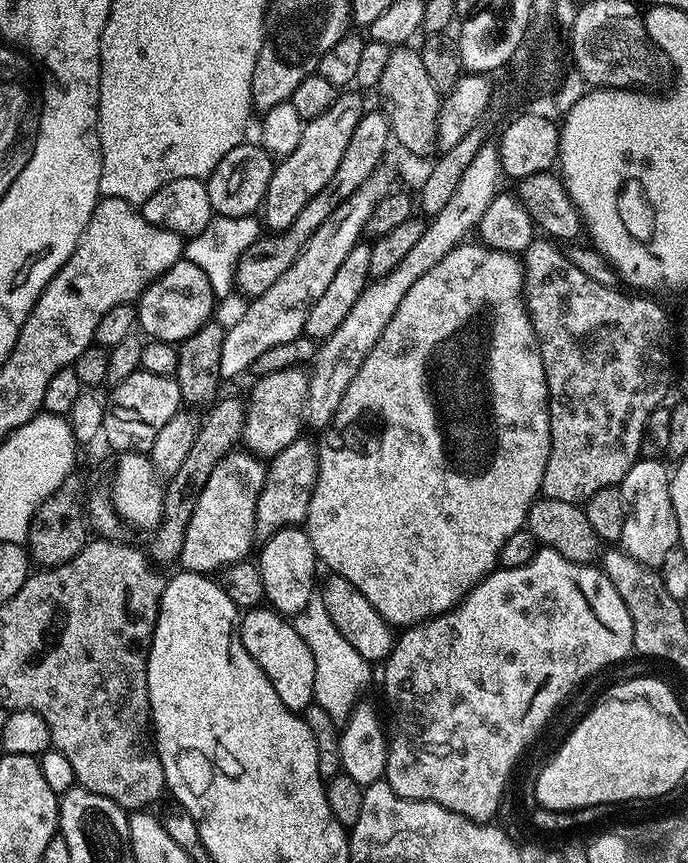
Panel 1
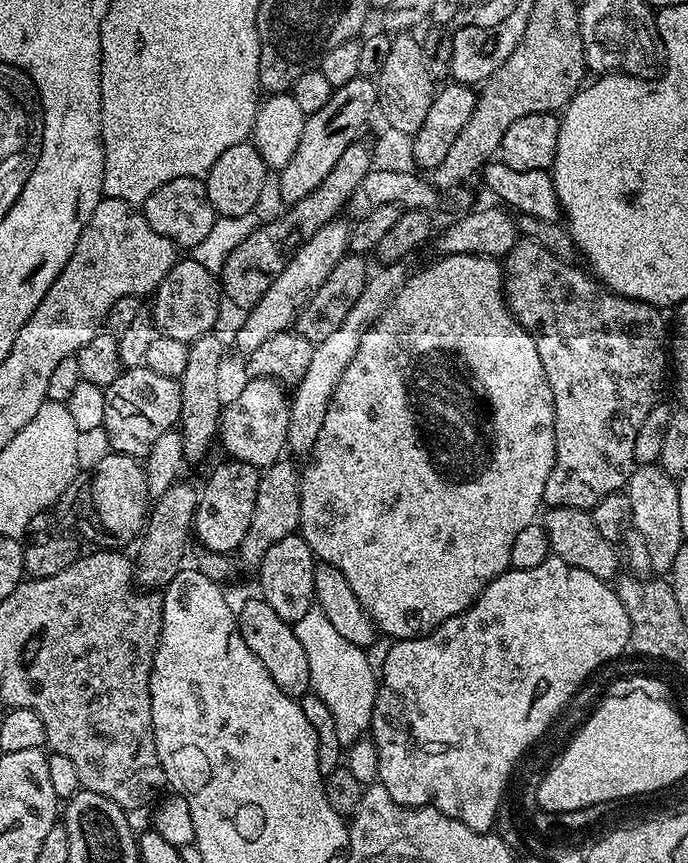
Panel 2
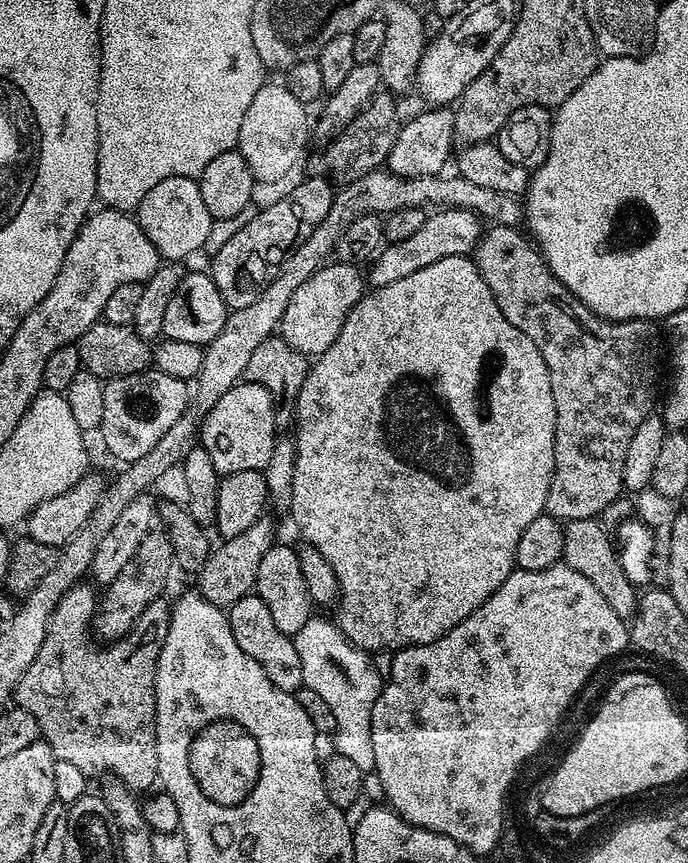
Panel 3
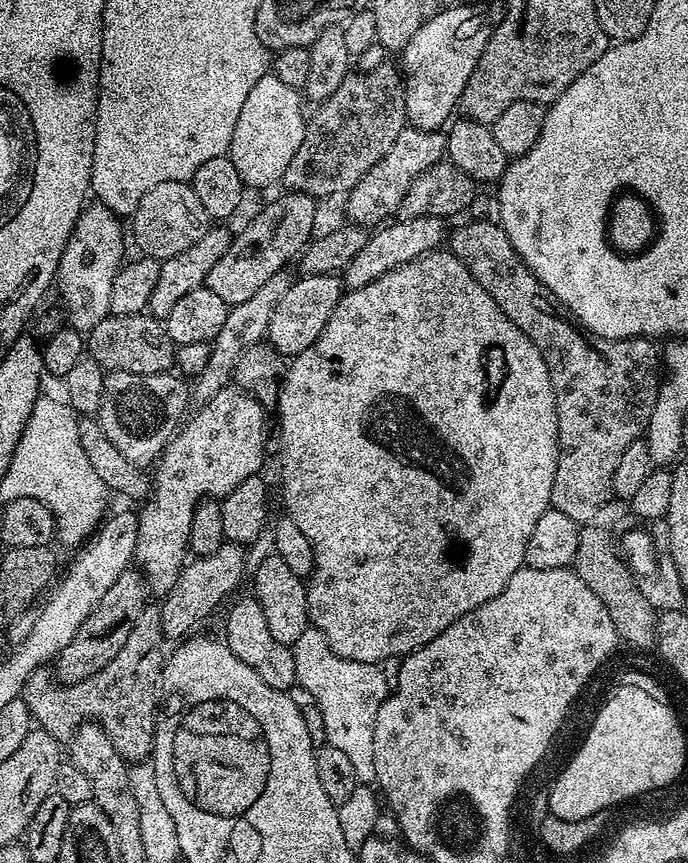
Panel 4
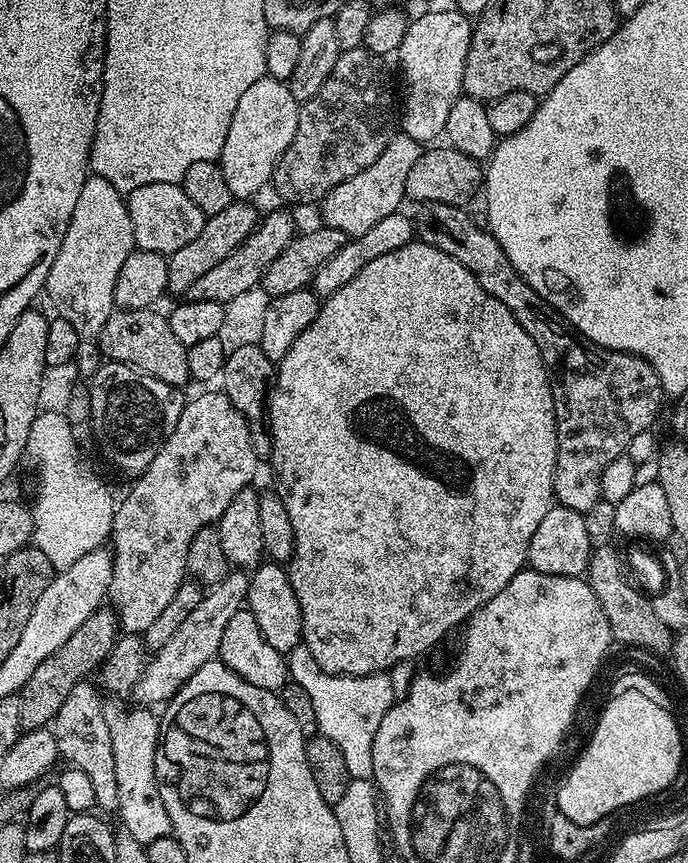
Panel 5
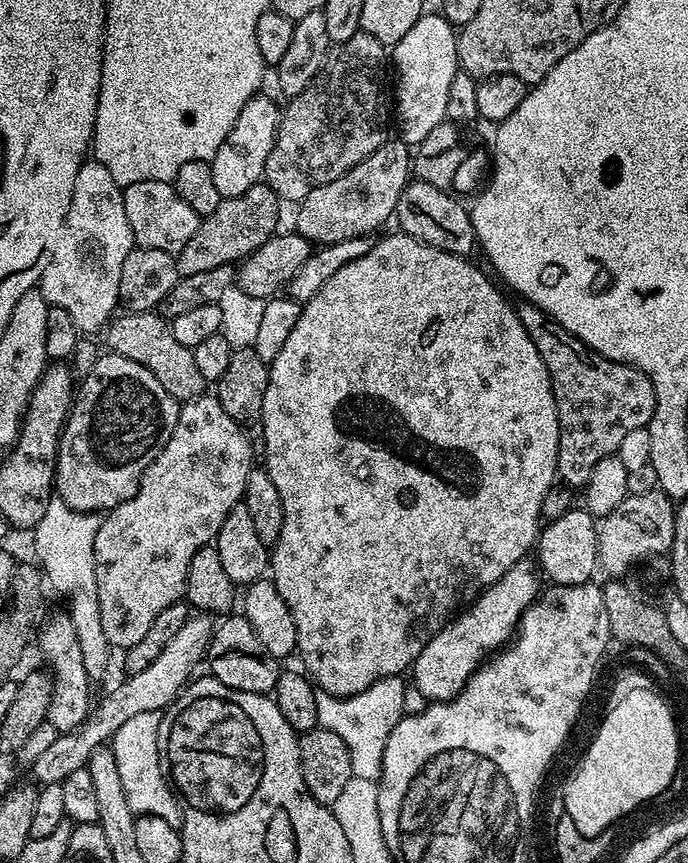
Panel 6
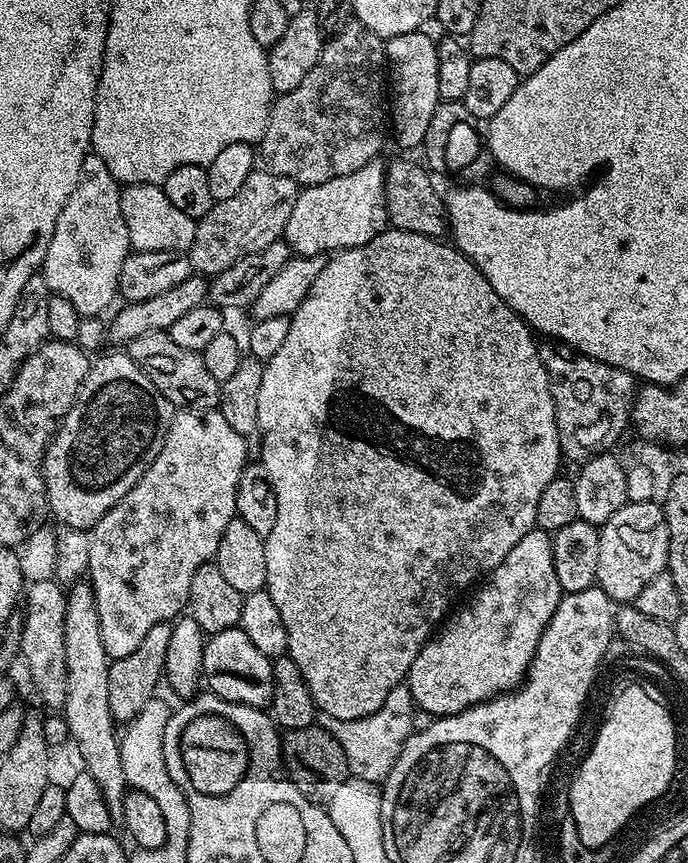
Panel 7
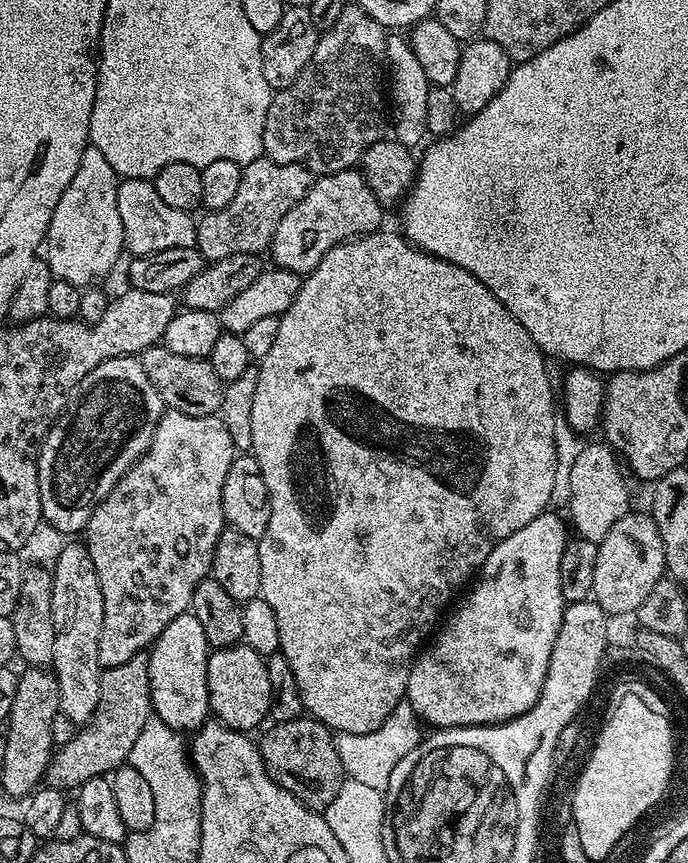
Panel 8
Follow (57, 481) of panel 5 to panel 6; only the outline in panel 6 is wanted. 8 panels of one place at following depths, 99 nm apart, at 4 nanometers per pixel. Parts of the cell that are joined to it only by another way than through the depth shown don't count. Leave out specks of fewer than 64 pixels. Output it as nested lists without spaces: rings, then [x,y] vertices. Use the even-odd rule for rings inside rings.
[[[58,498],[48,503],[42,522],[34,530],[36,556],[45,581],[52,580],[52,588],[69,596],[67,609],[74,622],[76,641],[82,646],[82,658],[86,662],[86,674],[101,693],[116,692],[126,679],[123,659],[109,644],[102,631],[102,610],[98,606],[96,563],[94,562],[94,538],[100,529],[101,517],[94,512],[79,512]]]

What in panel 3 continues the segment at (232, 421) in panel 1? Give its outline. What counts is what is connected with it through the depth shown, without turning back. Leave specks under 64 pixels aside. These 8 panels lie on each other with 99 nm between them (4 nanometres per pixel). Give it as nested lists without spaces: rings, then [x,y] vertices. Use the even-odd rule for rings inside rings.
[[[153,530],[142,538],[142,546],[138,546],[134,558],[122,566],[118,578],[110,582],[99,597],[96,615],[92,618],[92,632],[101,641],[120,640],[136,625],[142,610],[150,606],[150,602],[161,599],[165,595],[164,587],[168,584],[168,575],[174,572],[172,548],[168,533],[164,530]]]

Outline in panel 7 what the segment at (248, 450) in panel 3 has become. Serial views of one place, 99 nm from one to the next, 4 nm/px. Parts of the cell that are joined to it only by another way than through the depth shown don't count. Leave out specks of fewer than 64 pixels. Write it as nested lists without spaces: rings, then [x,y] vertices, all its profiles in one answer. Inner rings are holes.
[[[207,408],[205,412],[194,412],[191,410],[173,411],[170,430],[164,439],[162,450],[158,450],[158,458],[150,462],[150,466],[138,478],[138,482],[113,506],[107,514],[90,529],[88,541],[90,542],[90,558],[88,559],[87,579],[94,590],[94,598],[98,606],[98,622],[102,630],[102,646],[106,646],[106,654],[109,661],[118,658],[126,658],[126,654],[134,654],[134,649],[141,644],[142,638],[146,638],[146,633],[154,626],[175,621],[188,607],[188,595],[190,594],[190,582],[194,579],[194,574],[198,566],[215,561],[218,542],[222,542],[222,530],[230,526],[230,522],[237,519],[236,515],[236,495],[238,494],[238,478],[242,478],[244,465],[249,463],[250,457],[246,454],[246,442],[242,442],[242,437],[226,423],[226,418],[215,408]]]

